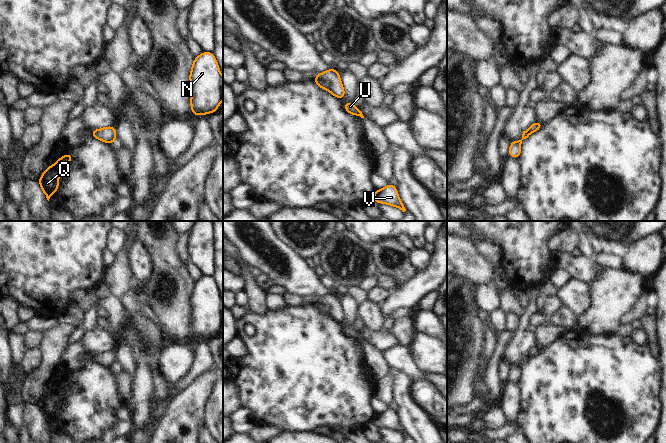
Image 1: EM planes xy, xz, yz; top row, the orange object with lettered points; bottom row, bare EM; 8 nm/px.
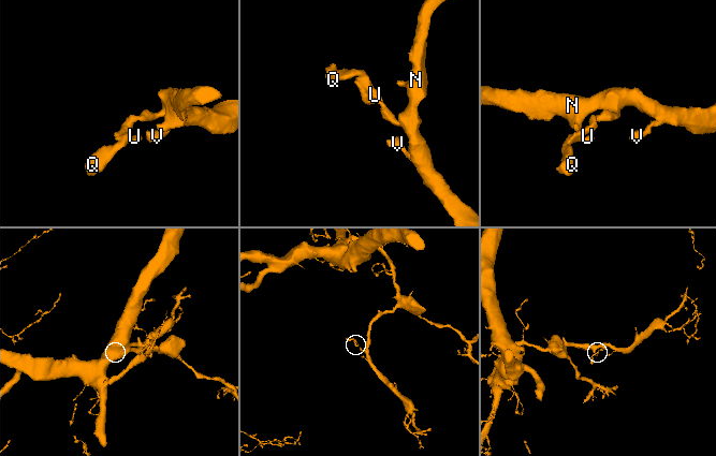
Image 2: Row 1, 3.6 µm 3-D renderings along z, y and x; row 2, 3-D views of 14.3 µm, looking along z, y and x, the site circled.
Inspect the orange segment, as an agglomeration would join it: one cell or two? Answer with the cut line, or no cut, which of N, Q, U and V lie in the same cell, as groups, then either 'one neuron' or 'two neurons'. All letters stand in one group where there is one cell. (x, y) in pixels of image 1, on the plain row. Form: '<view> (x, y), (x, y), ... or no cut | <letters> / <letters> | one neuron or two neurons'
xz (316, 300), (325, 304), (328, 307), (329, 313) | N V / Q U | two neurons

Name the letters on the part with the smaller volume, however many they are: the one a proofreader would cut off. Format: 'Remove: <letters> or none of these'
Remove: Q, U

